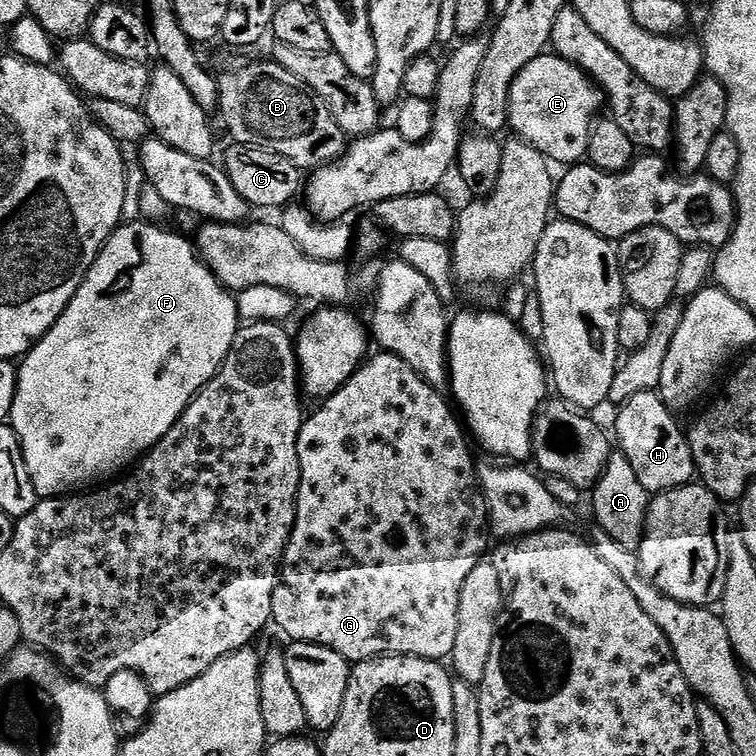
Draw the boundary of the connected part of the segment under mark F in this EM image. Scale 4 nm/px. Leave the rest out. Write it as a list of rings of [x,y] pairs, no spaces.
[[[125,223],[113,232],[102,246],[98,258],[90,266],[82,286],[78,286],[64,313],[56,319],[49,332],[29,350],[28,355],[19,361],[10,423],[22,442],[26,470],[30,470],[30,482],[34,482],[37,497],[63,498],[80,494],[119,477],[123,473],[120,471],[127,464],[135,465],[174,427],[178,418],[182,418],[184,411],[192,405],[192,399],[216,377],[225,358],[232,351],[232,343],[242,324],[240,311],[236,308],[236,296],[220,284],[214,273],[204,265],[191,239],[187,240],[176,232],[167,232],[156,224],[142,223]]]

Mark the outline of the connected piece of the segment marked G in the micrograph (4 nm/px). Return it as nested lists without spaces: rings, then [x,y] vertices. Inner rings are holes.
[[[381,351],[379,355],[365,359],[360,369],[333,396],[327,397],[321,403],[324,405],[313,416],[311,413],[300,428],[300,489],[296,499],[296,521],[284,551],[278,583],[274,590],[272,620],[289,636],[289,641],[321,644],[342,654],[342,658],[349,662],[375,660],[378,656],[417,656],[423,660],[440,662],[451,657],[454,638],[458,638],[458,602],[462,594],[462,582],[466,582],[470,570],[474,570],[474,566],[478,566],[485,559],[484,547],[488,544],[488,536],[490,537],[488,504],[484,501],[484,490],[480,487],[478,464],[472,461],[472,452],[468,449],[469,437],[462,424],[460,429],[453,405],[448,405],[440,397],[443,395],[437,389],[431,388],[414,369],[406,366],[402,358],[386,351]]]

